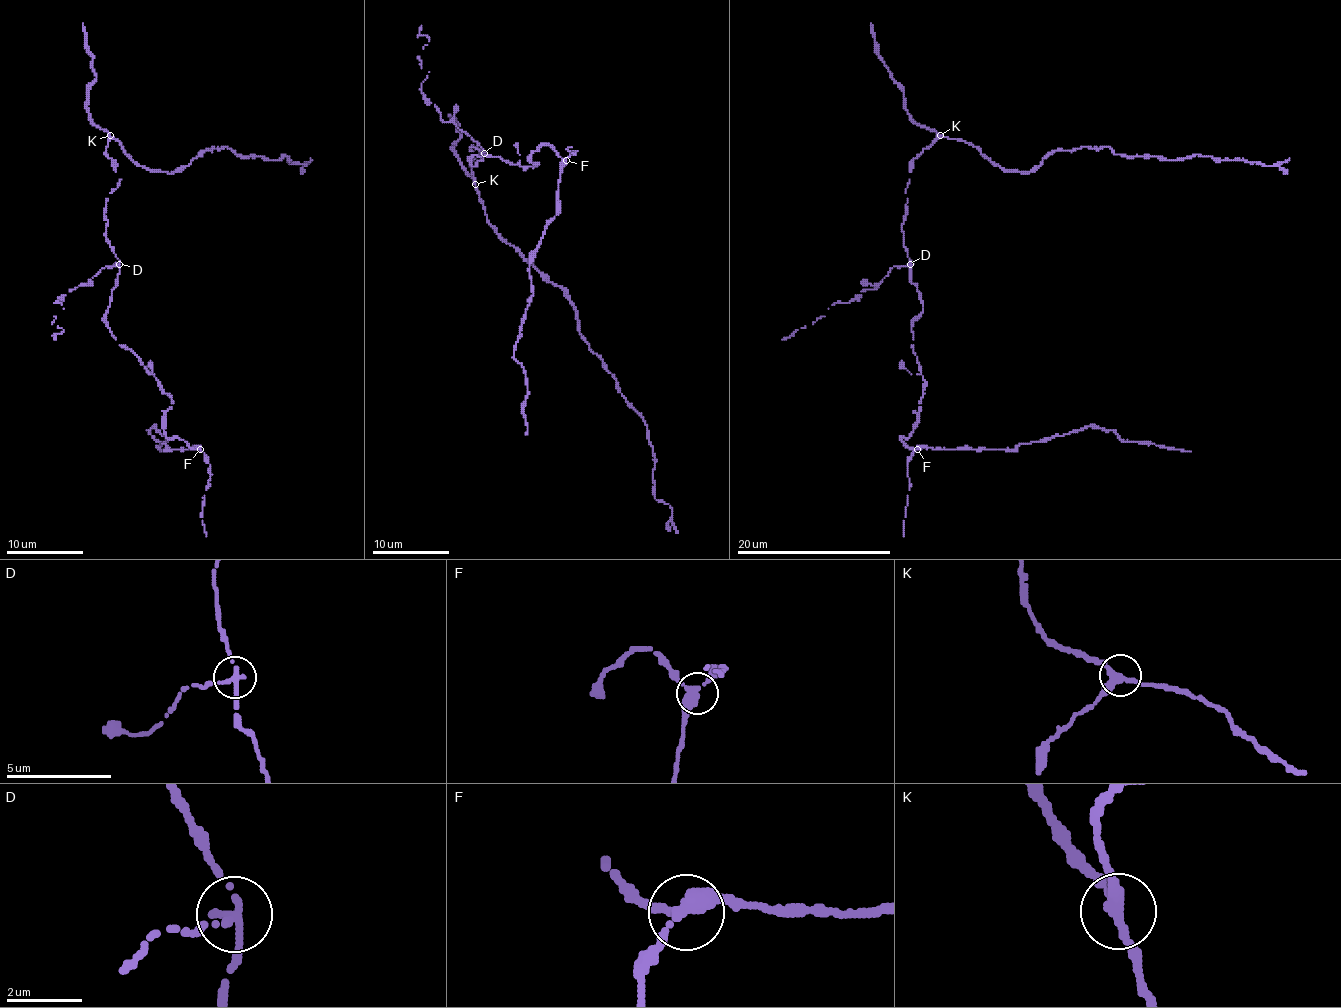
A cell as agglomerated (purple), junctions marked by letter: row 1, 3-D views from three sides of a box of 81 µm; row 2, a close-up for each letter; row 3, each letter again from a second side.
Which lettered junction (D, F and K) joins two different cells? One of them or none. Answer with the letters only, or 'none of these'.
D

